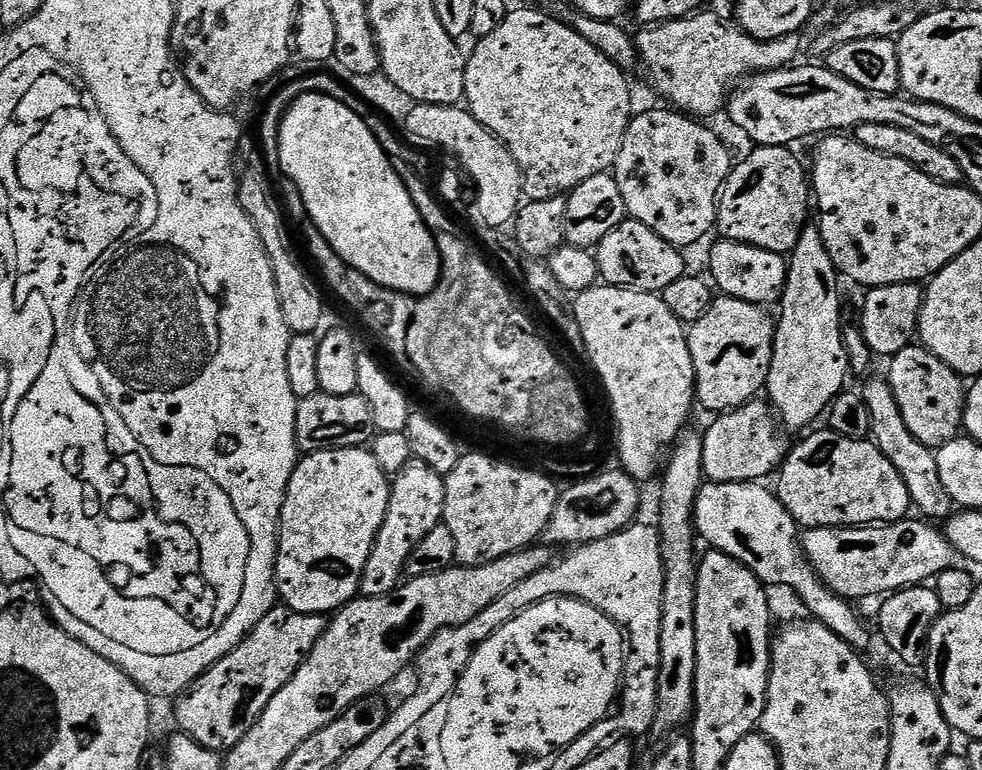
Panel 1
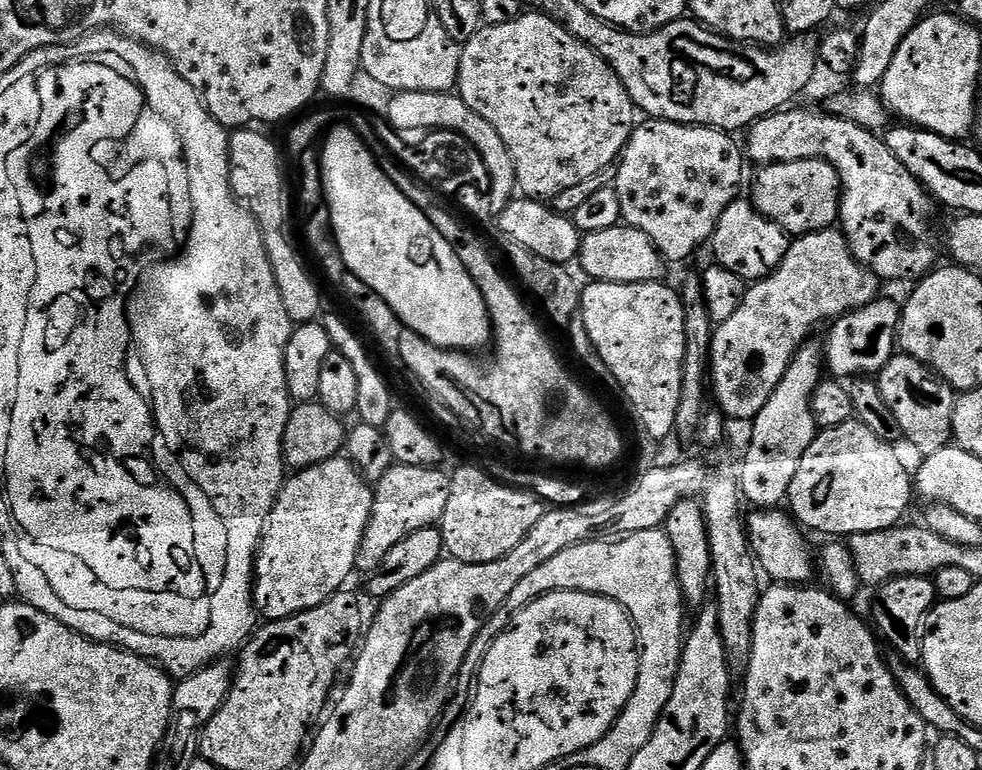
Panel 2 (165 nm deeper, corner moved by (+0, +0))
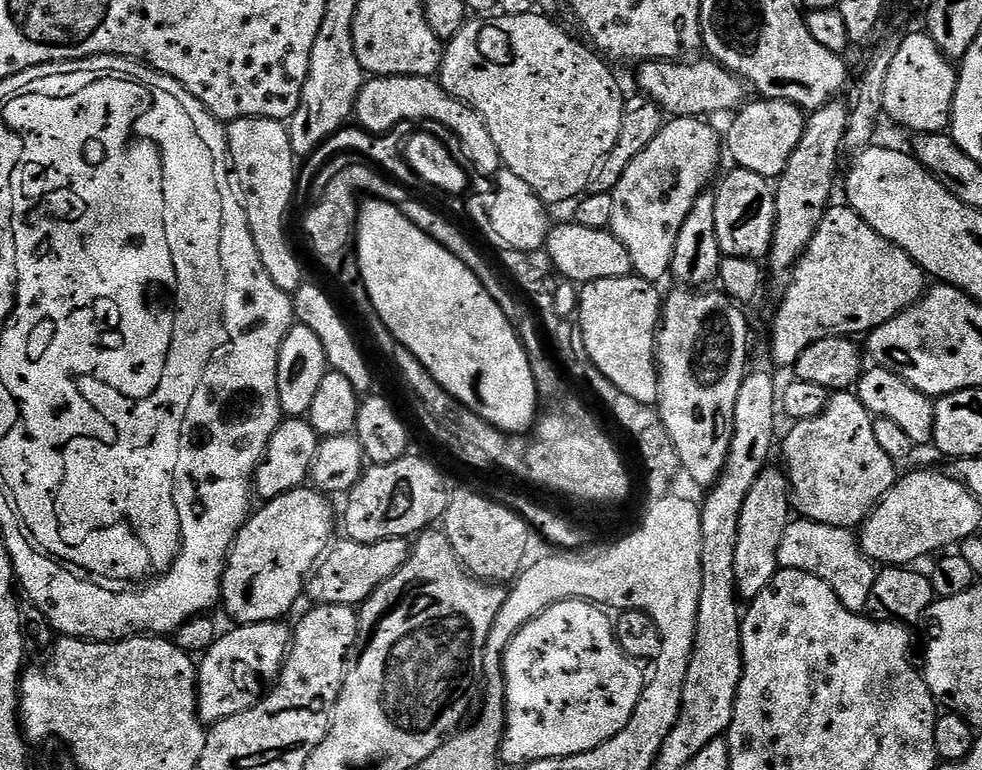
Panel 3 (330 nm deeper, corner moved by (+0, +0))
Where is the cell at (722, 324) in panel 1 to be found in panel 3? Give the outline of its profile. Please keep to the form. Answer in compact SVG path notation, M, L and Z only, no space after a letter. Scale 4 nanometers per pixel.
M847 206L829 207L787 280L784 297L772 320L772 356L778 363L788 366L795 366L800 355L814 346L814 342L825 340L828 336L856 338L859 332L867 334L873 328L890 322L890 318L912 307L926 291L924 269L913 262L906 250L882 238L882 234L875 232L855 210Z

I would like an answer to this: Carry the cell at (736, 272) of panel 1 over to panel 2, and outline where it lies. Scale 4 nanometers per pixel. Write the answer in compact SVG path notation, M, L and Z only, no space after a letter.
M737 198L726 210L722 210L722 218L718 218L716 229L710 241L710 249L715 263L721 264L730 274L738 274L745 282L755 282L766 278L775 268L780 266L782 258L786 258L790 237L770 218L753 208L747 199Z

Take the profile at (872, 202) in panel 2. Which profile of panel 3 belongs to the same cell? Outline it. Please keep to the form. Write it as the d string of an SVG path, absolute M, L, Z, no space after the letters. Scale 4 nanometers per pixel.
M756 98L753 101L753 104L745 103L731 117L728 136L726 132L727 155L728 152L732 155L731 163L737 168L745 168L759 176L779 178L786 170L786 162L790 162L790 154L794 154L794 146L802 142L805 109L785 100Z

